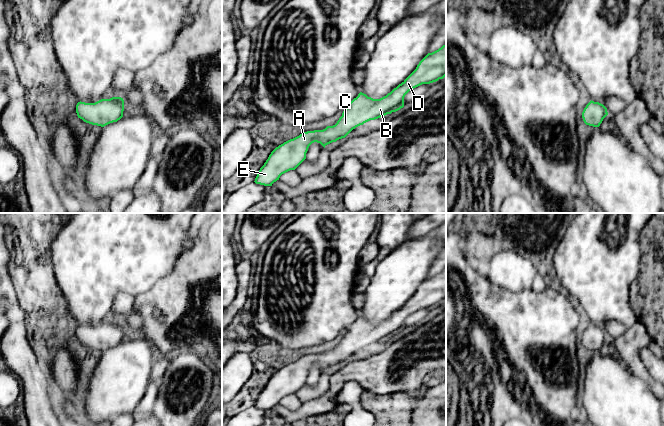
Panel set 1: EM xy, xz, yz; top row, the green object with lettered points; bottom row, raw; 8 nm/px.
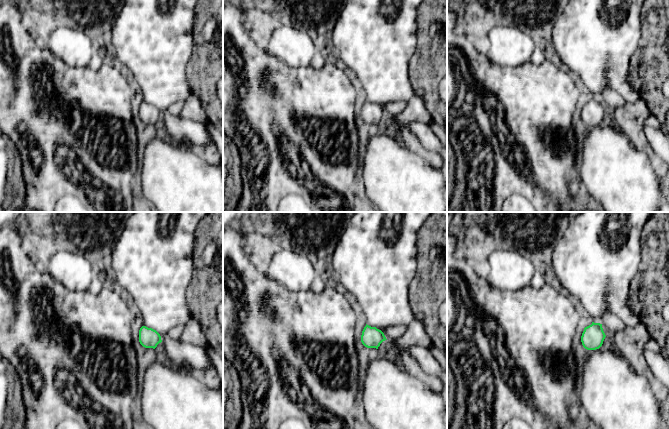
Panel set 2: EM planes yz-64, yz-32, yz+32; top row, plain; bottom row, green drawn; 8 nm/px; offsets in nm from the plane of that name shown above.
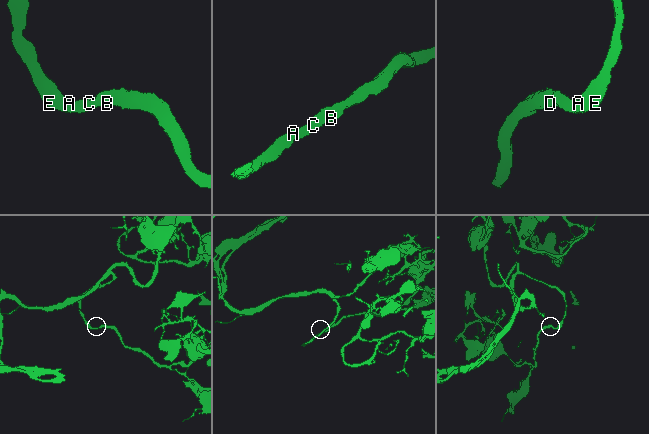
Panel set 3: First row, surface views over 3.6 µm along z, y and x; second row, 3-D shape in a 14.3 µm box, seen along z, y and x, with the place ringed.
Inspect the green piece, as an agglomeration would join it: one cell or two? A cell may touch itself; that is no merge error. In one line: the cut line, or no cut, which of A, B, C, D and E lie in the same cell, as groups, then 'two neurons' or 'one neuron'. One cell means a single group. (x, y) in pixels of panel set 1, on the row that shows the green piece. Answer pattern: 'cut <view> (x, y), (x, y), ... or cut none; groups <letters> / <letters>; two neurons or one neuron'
cut none; groups A B C D E; one neuron

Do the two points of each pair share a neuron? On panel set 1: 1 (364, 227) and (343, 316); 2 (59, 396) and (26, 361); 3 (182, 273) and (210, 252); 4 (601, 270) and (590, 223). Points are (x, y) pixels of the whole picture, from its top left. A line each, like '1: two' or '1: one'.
1: one
2: two
3: one
4: one

